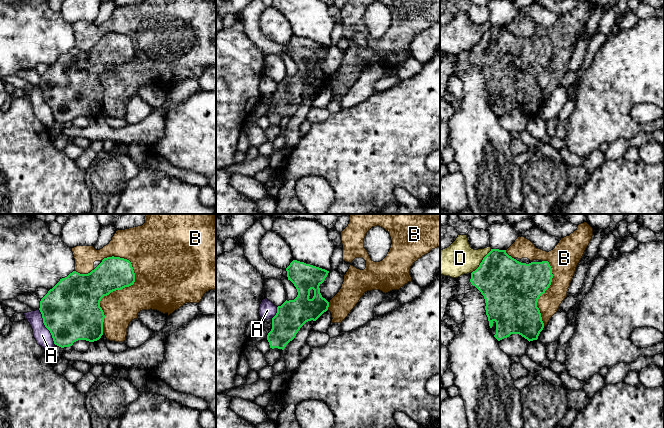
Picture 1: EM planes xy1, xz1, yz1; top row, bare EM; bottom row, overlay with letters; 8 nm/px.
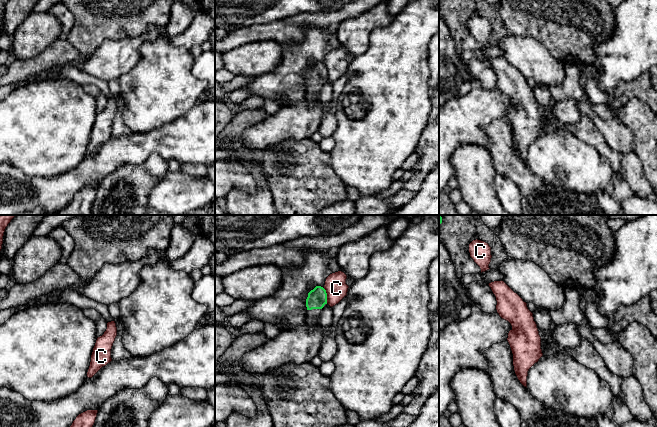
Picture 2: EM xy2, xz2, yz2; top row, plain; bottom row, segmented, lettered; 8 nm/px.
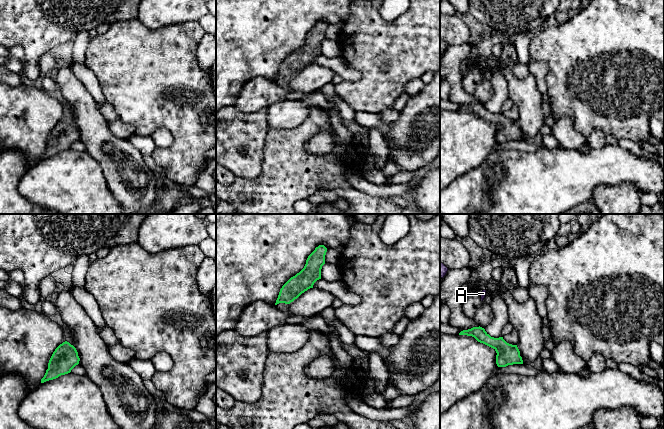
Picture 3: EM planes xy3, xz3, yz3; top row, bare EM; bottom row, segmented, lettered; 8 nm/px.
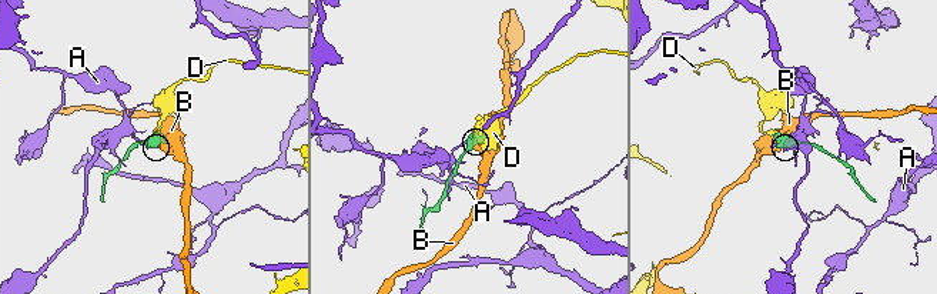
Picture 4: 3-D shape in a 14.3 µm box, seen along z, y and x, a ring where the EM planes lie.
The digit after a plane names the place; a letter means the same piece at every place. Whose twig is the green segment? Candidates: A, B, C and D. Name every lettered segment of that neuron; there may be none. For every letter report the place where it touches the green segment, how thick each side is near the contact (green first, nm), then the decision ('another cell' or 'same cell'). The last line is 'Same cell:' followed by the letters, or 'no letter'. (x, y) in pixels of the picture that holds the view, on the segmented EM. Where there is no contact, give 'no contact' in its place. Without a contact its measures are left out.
A: xy1 (45, 326) | 480/130 nm | another cell
B: xy1 (114, 290) | 300/280 nm | another cell
C: xz2 (326, 296) | 160/180 nm | another cell
D: yz1 (482, 261) | 400/260 nm | another cell
Same cell: no letter

